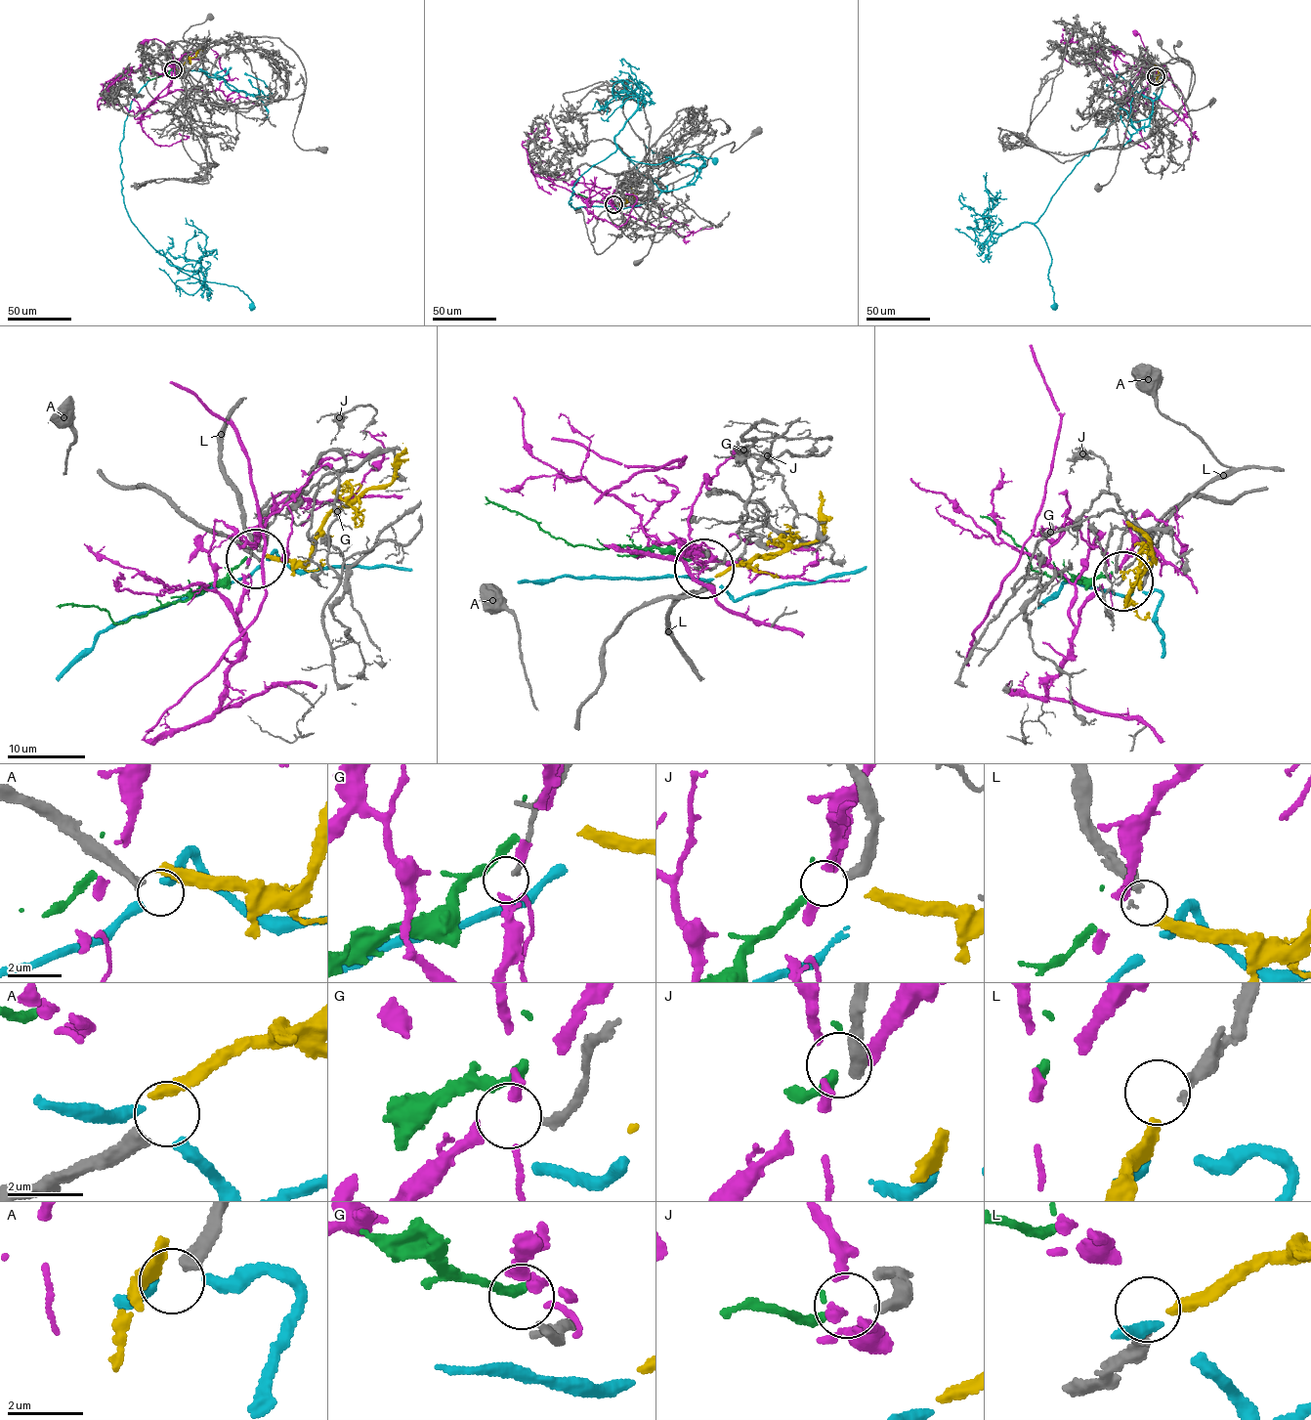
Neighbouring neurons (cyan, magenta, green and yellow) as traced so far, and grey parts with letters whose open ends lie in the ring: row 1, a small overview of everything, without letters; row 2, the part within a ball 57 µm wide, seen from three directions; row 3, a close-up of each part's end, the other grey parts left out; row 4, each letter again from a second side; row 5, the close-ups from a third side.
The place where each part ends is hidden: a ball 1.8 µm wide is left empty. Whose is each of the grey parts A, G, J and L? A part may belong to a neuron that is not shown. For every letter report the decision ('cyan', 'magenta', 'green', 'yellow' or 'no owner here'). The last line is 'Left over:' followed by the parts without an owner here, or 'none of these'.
A: no owner here
G: no owner here
J: green
L: yellow
Left over: A, G

